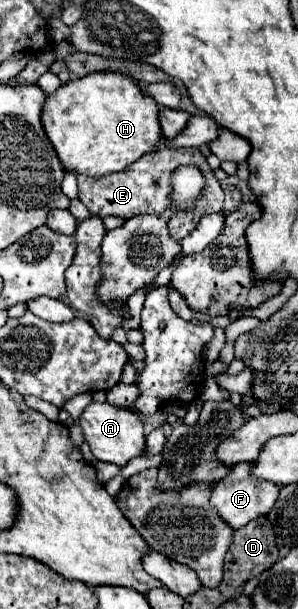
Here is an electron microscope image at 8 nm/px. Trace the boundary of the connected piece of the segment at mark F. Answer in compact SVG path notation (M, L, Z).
M249 462L235 464L231 468L231 474L227 474L227 478L219 480L211 490L211 498L209 498L211 506L219 512L219 516L233 530L245 526L249 520L255 520L257 516L265 516L273 508L273 504L275 504L275 500L279 496L279 486L275 486L275 484L267 482L267 480L257 480L257 478L249 476L249 468L251 468Z

